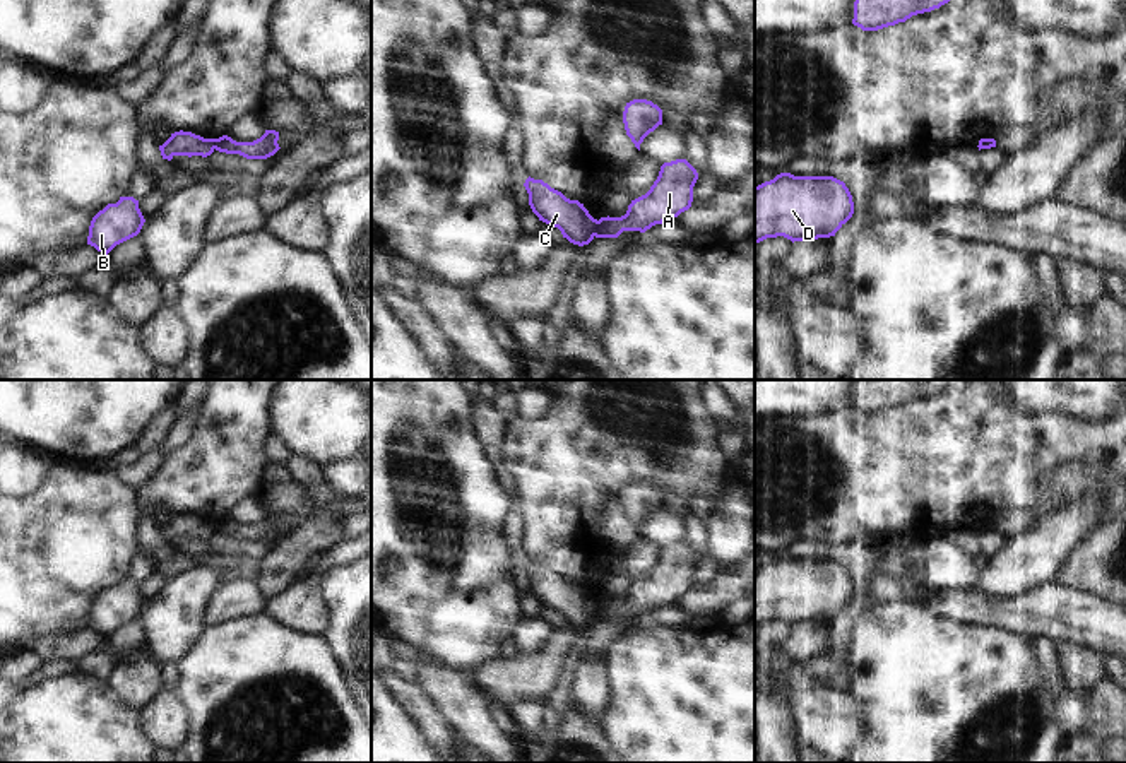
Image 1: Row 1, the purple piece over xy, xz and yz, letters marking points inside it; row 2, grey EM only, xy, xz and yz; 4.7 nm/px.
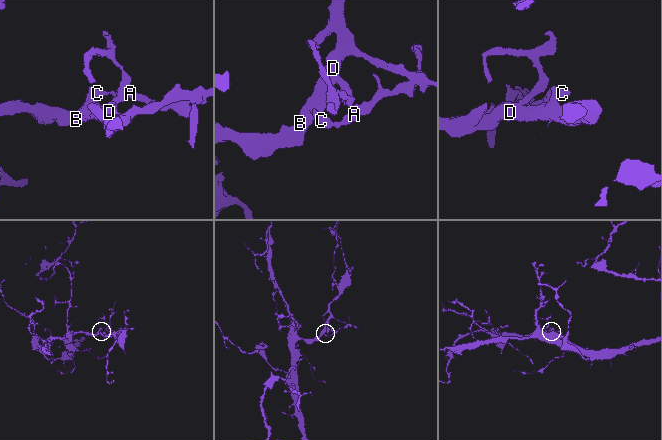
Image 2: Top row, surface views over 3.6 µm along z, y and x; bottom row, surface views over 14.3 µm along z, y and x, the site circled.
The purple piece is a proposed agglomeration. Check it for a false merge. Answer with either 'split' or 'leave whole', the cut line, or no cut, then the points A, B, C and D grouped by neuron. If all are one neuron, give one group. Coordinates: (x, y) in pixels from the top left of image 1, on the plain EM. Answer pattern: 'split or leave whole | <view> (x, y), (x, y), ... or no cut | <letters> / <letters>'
split | xz (598, 604), (592, 618) | A / B C D

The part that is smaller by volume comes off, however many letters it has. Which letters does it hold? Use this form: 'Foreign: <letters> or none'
Foreign: A

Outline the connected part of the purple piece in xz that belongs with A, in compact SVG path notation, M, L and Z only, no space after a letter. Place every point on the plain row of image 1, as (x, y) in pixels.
M686 542L664 546L650 573L631 583L625 599L601 600L594 619L618 621L623 614L645 616L655 607L673 604L691 590L696 563L698 556Z

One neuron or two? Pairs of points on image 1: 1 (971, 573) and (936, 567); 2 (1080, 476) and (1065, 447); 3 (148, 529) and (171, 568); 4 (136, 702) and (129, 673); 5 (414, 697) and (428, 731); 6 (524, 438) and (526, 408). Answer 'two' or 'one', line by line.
1: one
2: two
3: one
4: one
5: one
6: two

